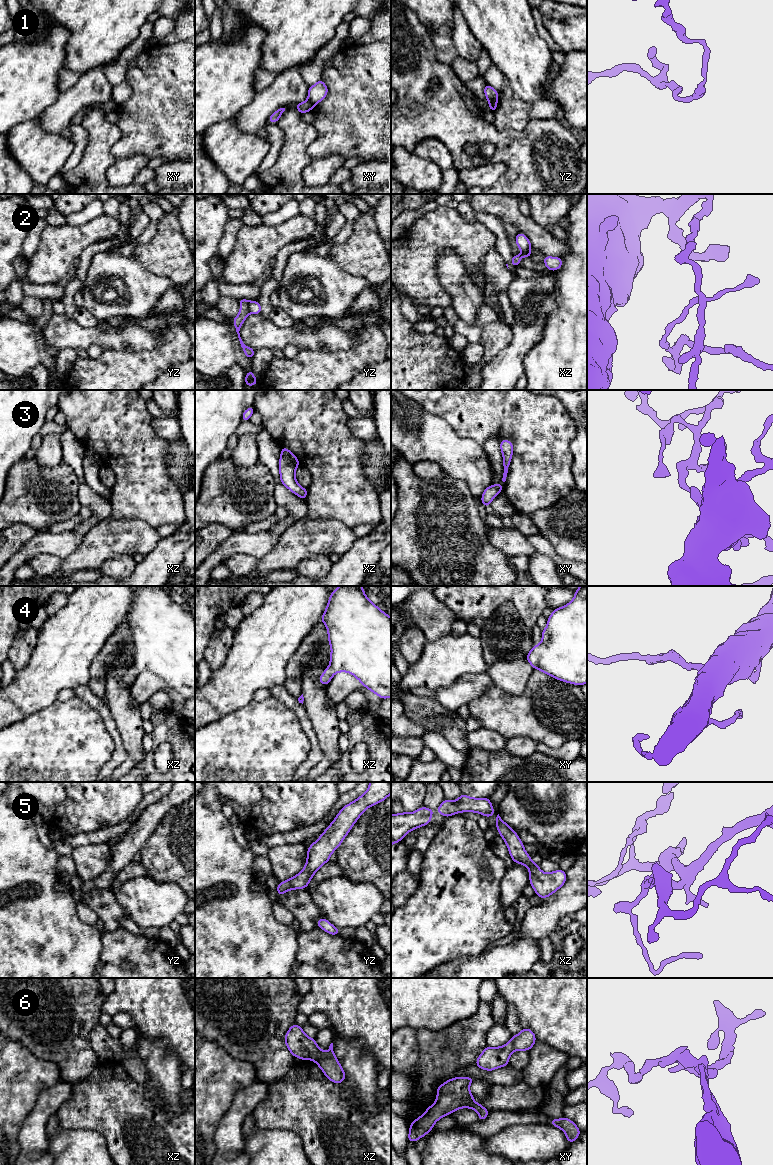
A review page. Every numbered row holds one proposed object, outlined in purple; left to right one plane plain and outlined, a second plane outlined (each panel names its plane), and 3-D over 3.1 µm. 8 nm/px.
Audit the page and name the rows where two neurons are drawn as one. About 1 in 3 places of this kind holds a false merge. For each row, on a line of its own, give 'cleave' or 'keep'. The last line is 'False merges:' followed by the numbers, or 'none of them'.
1: cleave
2: cleave
3: keep
4: keep
5: keep
6: keep
False merges: 1, 2

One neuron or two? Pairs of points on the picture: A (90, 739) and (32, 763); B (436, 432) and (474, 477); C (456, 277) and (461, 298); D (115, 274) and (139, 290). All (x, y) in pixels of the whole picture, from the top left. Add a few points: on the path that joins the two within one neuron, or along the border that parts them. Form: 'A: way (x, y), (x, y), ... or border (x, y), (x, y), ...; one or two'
A: way (76, 744), (66, 744), (46, 763); one
B: way (444, 443), (467, 466); one
C: way (456, 282), (461, 289), (461, 293); one
D: way (121, 280), (133, 290); one

